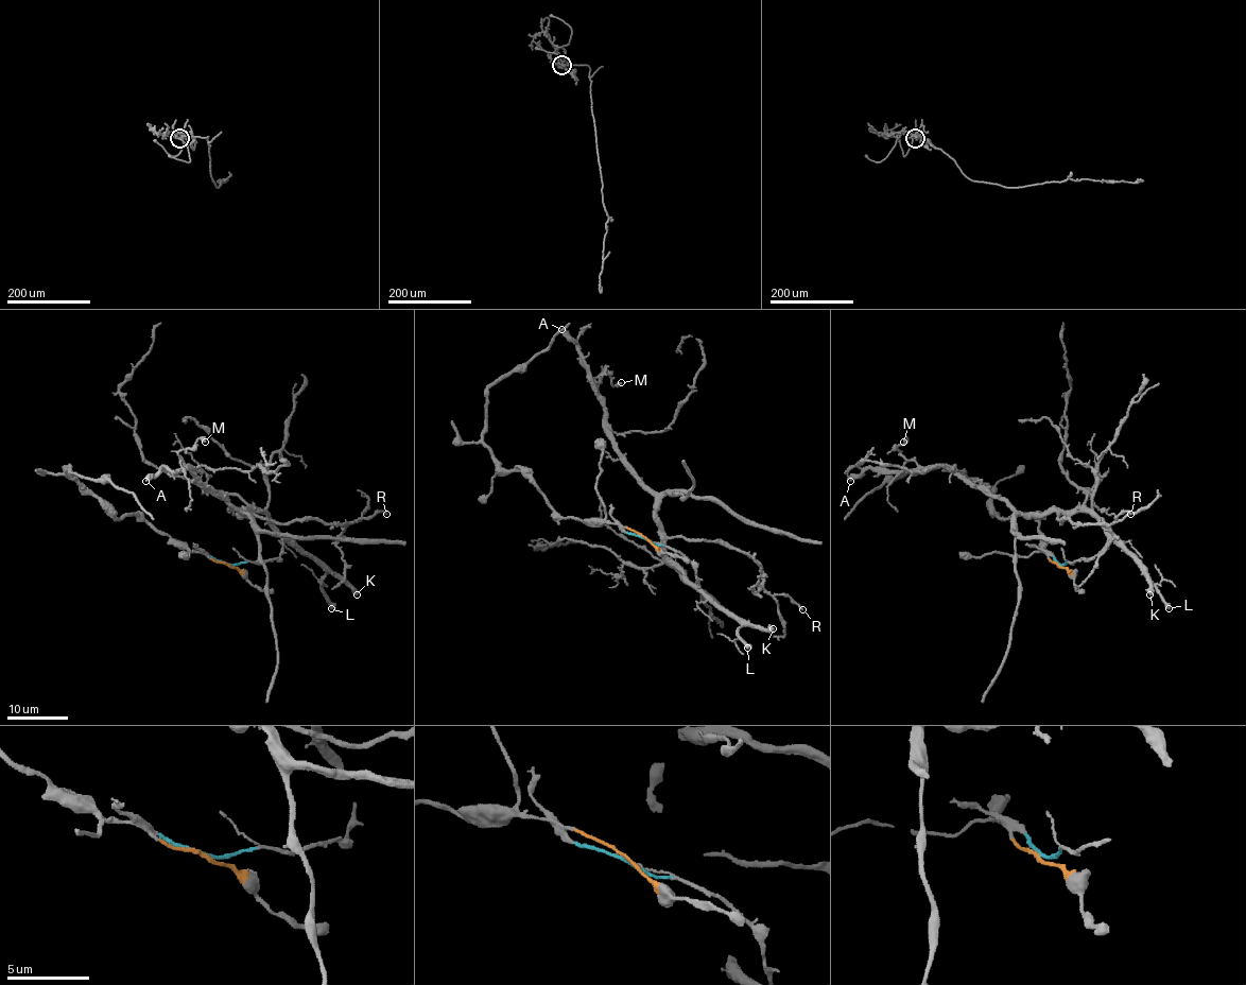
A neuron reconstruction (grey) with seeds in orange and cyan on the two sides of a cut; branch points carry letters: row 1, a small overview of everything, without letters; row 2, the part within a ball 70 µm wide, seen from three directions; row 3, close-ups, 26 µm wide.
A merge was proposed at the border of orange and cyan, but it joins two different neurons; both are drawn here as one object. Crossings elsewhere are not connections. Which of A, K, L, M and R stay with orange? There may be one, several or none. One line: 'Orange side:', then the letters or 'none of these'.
Orange side: none of these

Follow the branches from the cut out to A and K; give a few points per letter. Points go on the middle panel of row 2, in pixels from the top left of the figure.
A: (643, 537), (677, 550), (694, 569), (697, 587), (667, 555), (656, 496), (618, 450), (580, 346), (561, 328)
K: (643, 537), (677, 550), (695, 573), (698, 588), (722, 606), (754, 625), (773, 627)

